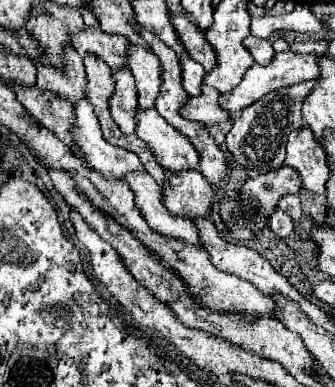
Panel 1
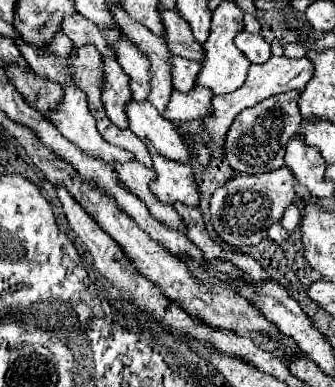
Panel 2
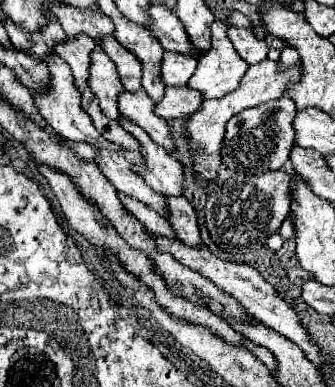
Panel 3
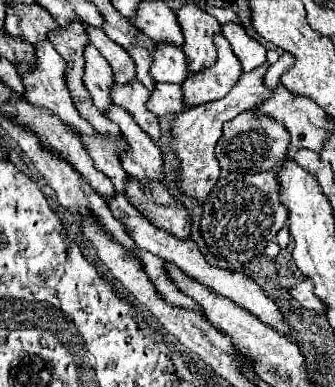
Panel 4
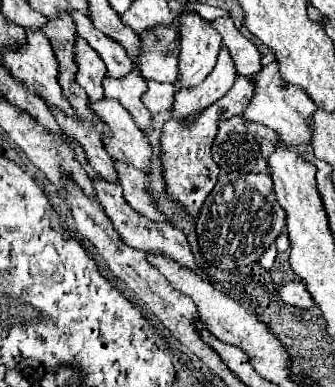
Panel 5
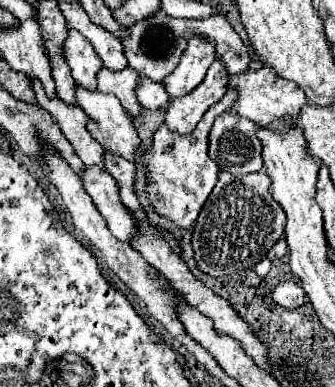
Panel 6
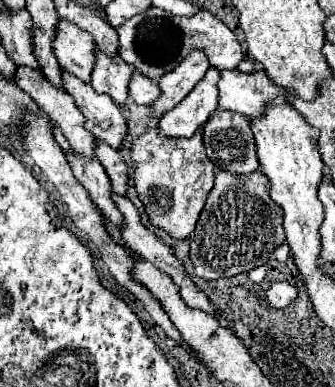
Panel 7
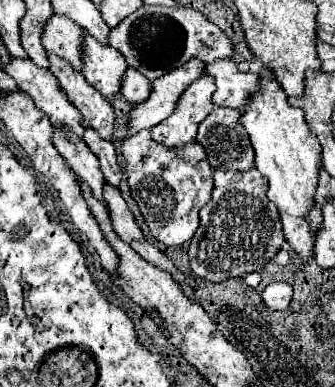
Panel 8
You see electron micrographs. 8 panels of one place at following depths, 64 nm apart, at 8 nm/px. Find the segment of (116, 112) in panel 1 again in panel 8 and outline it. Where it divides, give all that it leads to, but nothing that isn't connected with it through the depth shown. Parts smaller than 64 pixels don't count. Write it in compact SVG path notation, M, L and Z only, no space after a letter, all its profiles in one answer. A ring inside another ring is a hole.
M52 14L48 24L44 24L44 48L48 52L56 52L60 58L68 60L76 70L82 66L82 28L68 20L66 16Z

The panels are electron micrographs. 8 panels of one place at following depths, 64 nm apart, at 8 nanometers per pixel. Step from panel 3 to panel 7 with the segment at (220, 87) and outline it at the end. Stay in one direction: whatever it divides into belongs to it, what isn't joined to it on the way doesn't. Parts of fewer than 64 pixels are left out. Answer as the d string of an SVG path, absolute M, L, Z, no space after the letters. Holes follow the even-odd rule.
M210 68L206 76L190 90L190 94L158 122L164 138L190 138L218 108L218 70Z

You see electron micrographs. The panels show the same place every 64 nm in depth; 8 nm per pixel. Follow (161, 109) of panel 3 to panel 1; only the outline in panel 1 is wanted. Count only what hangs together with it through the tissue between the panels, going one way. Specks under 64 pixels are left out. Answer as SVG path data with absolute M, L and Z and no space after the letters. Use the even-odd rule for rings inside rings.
M204 84L200 96L190 96L184 104L184 108L180 108L180 116L184 116L186 120L196 120L196 122L204 122L204 124L222 124L222 122L230 122L228 114L218 106L218 92L216 88L210 88Z

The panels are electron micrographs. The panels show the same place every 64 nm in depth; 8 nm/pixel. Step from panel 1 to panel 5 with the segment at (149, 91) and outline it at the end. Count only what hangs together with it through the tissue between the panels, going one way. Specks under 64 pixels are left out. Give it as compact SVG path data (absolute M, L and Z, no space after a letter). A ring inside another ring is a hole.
M72 12L70 14L74 24L76 24L76 32L98 52L98 56L104 60L106 64L106 70L108 70L108 76L114 76L114 78L122 78L126 76L128 72L134 70L134 64L132 60L128 58L126 50L122 44L118 44L116 40L104 36L100 30L96 30L92 26L92 20L88 16L84 16L82 12Z

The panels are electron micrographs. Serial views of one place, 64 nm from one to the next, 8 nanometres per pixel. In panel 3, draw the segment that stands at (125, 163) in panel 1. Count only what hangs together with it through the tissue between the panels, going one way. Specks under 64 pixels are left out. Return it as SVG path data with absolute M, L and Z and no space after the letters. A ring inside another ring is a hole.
M50 54L46 62L48 62L48 72L50 72L50 82L48 82L50 88L48 88L46 92L42 92L42 94L38 94L38 92L34 90L34 104L36 104L38 112L44 116L44 120L46 120L56 132L60 132L60 136L70 138L72 142L86 142L86 144L96 146L96 148L120 150L120 146L110 144L108 140L104 140L104 138L96 132L96 128L94 128L94 124L92 124L90 116L86 116L84 110L80 108L80 92L76 90L76 86L74 86L74 82L72 82L72 72L70 72L68 64L66 64L60 56L56 56L56 54Z

